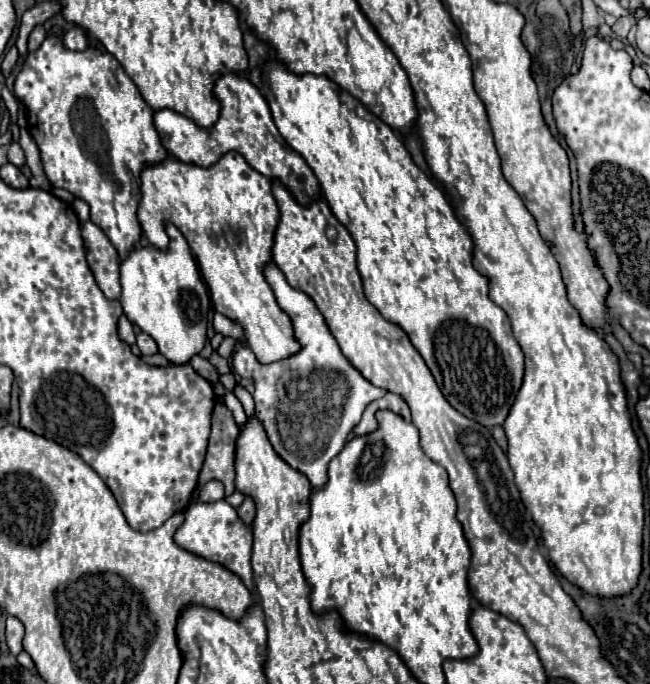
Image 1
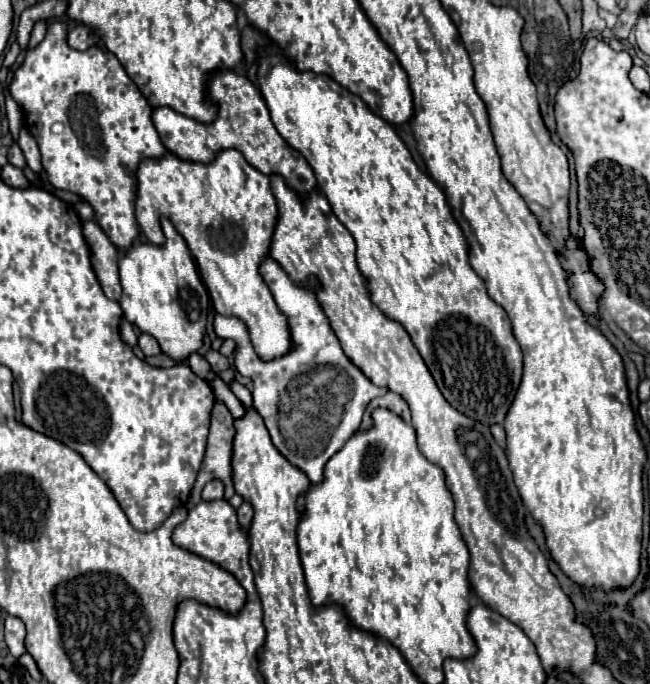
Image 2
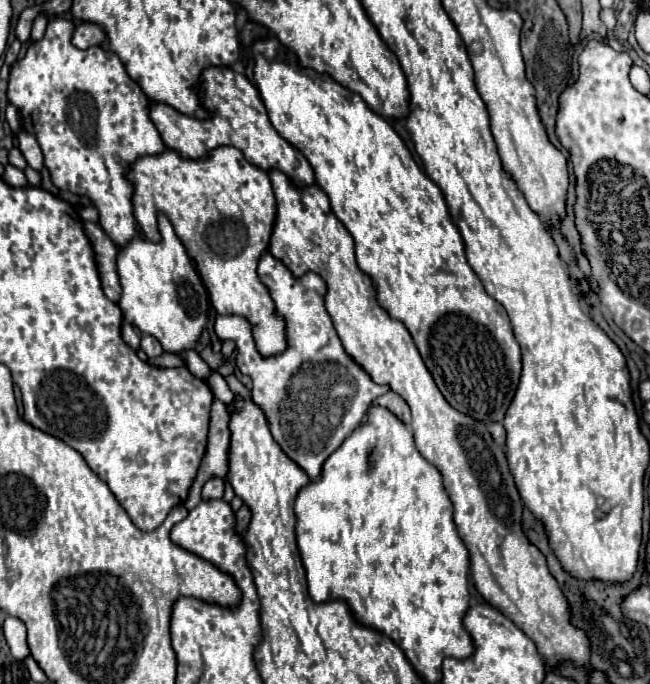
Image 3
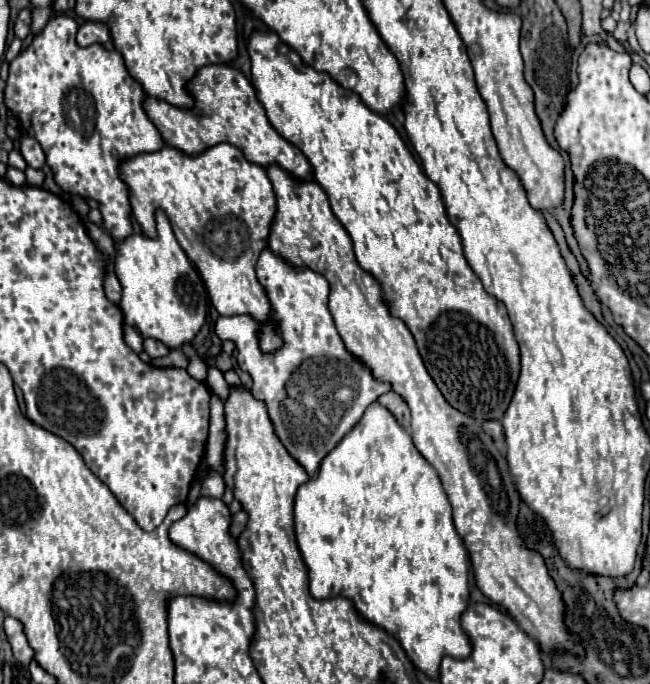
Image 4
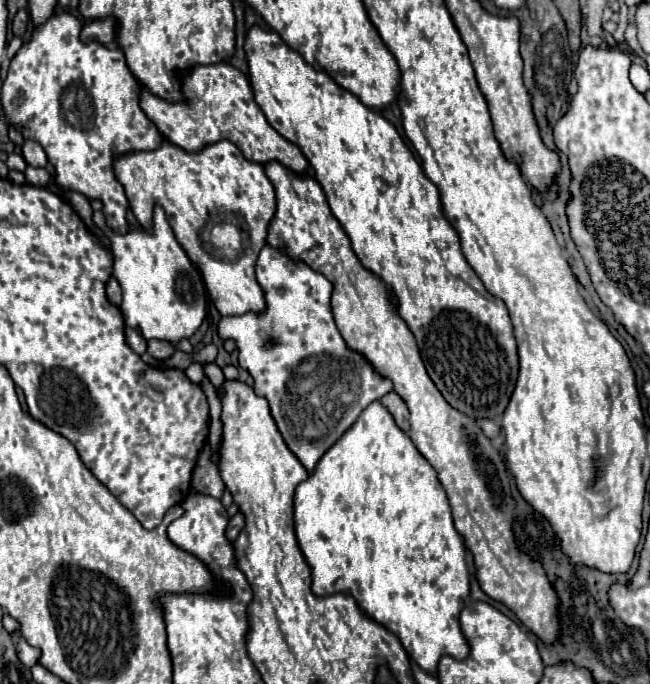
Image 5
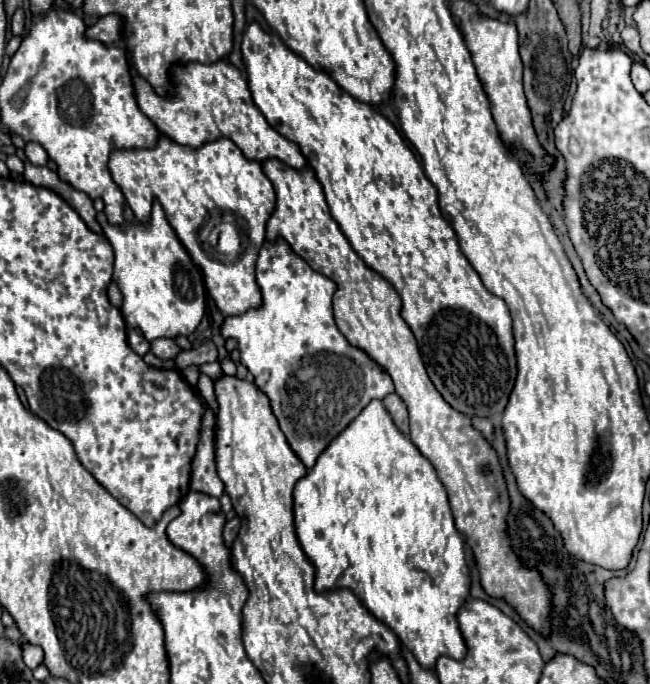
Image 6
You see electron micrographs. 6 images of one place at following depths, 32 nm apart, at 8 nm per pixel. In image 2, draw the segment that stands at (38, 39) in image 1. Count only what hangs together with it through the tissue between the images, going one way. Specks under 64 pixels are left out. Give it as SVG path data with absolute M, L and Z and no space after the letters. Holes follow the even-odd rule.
M38 20L32 28L32 36L30 36L30 48L34 48L36 44L40 44L44 40L44 34L46 34L46 20Z

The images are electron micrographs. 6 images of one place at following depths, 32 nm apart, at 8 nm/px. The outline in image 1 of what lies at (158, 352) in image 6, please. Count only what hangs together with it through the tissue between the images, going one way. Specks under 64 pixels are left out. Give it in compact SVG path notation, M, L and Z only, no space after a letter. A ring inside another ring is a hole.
M144 332L138 334L136 344L138 344L138 348L142 350L142 354L146 354L146 356L150 356L150 354L158 354L158 346L156 346L154 338L148 336L148 334L144 334Z

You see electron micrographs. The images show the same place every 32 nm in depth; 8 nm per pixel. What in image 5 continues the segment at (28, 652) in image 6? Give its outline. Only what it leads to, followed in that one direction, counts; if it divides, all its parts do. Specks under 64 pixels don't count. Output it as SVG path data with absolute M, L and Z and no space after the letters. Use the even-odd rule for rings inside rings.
M24 638L16 640L16 648L18 648L18 656L20 656L22 664L26 664L28 668L32 668L32 666L38 664L38 660L40 660L40 650L38 648L30 646Z

